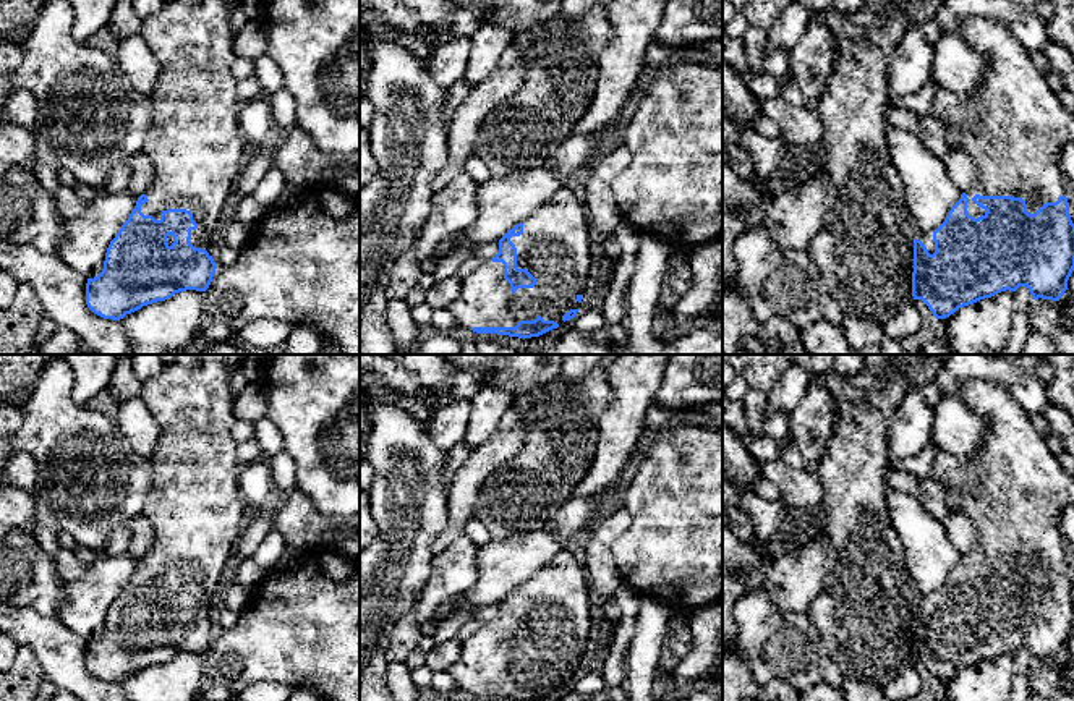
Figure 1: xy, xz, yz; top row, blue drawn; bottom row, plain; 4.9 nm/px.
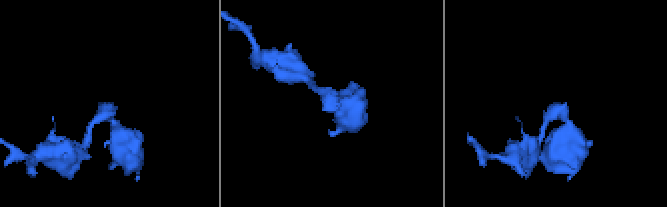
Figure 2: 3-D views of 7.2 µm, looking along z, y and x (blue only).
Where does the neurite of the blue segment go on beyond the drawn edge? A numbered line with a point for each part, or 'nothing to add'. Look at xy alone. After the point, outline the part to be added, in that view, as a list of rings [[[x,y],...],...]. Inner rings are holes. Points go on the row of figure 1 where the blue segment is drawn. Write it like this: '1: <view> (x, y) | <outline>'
1: xy (195, 143) | [[[172,0],[143,19],[139,36],[152,49],[162,70],[149,92],[154,112],[143,142],[143,152],[154,165],[152,186],[144,193],[144,215],[160,220],[167,209],[186,209],[198,223],[190,243],[212,256],[212,232],[225,214],[235,175],[246,157],[238,123],[235,60],[227,0]]]

